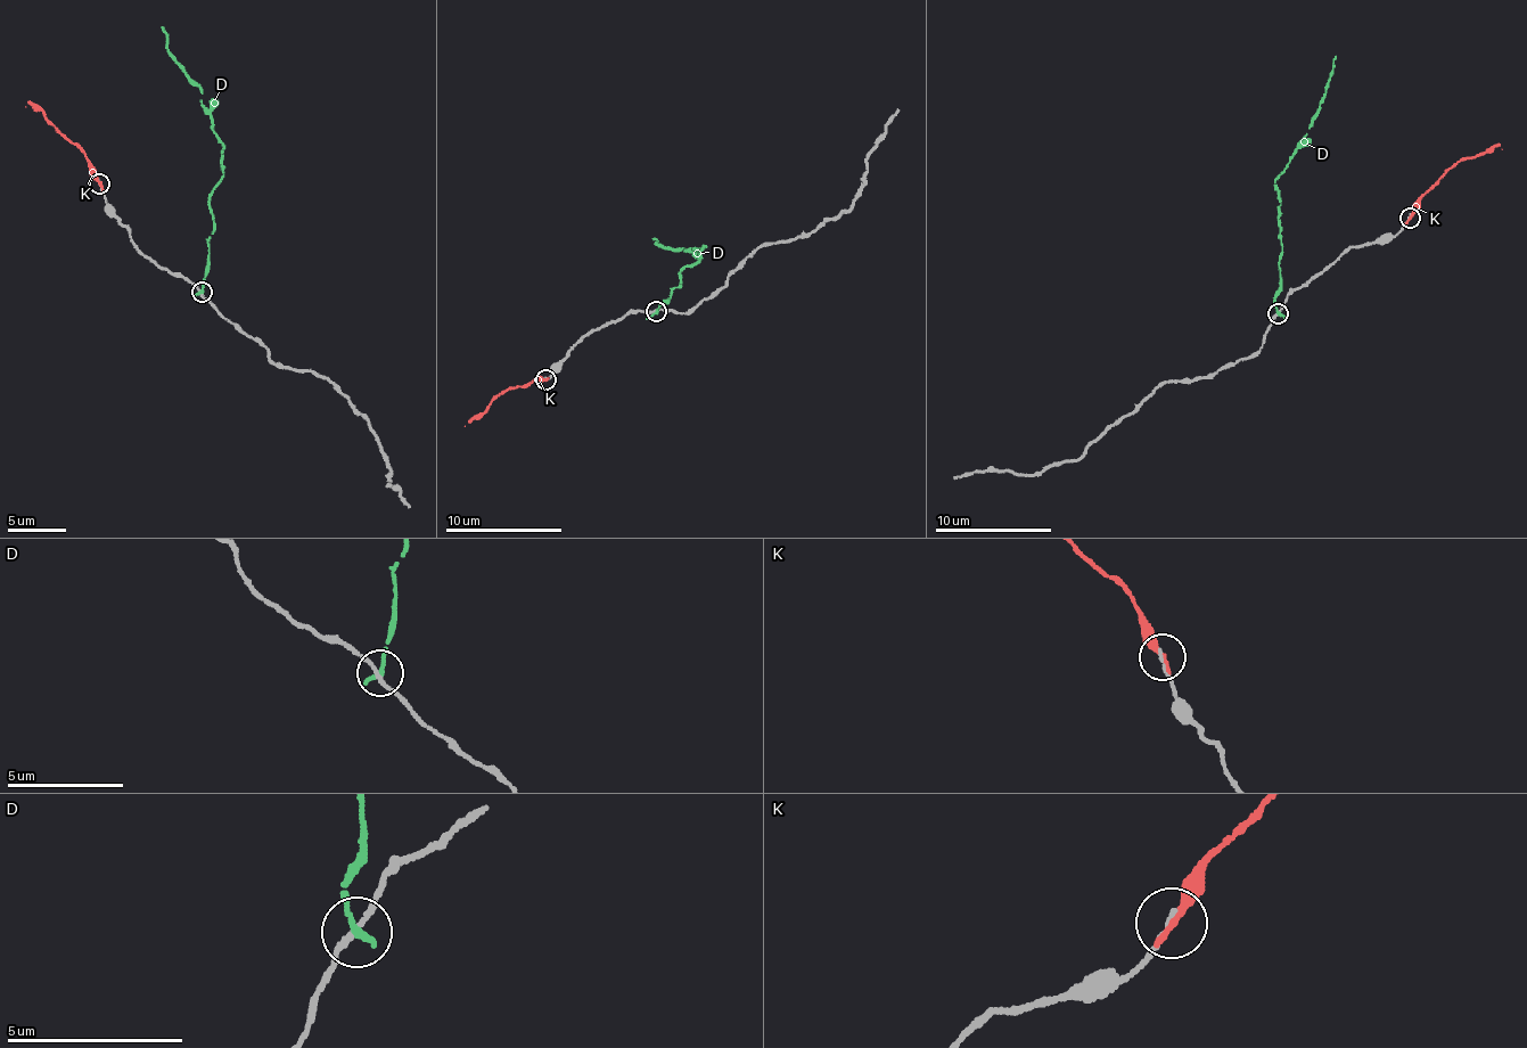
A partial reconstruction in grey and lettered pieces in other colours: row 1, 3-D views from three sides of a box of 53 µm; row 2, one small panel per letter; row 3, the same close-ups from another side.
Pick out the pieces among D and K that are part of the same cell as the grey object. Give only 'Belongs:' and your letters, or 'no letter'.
Belongs: K

